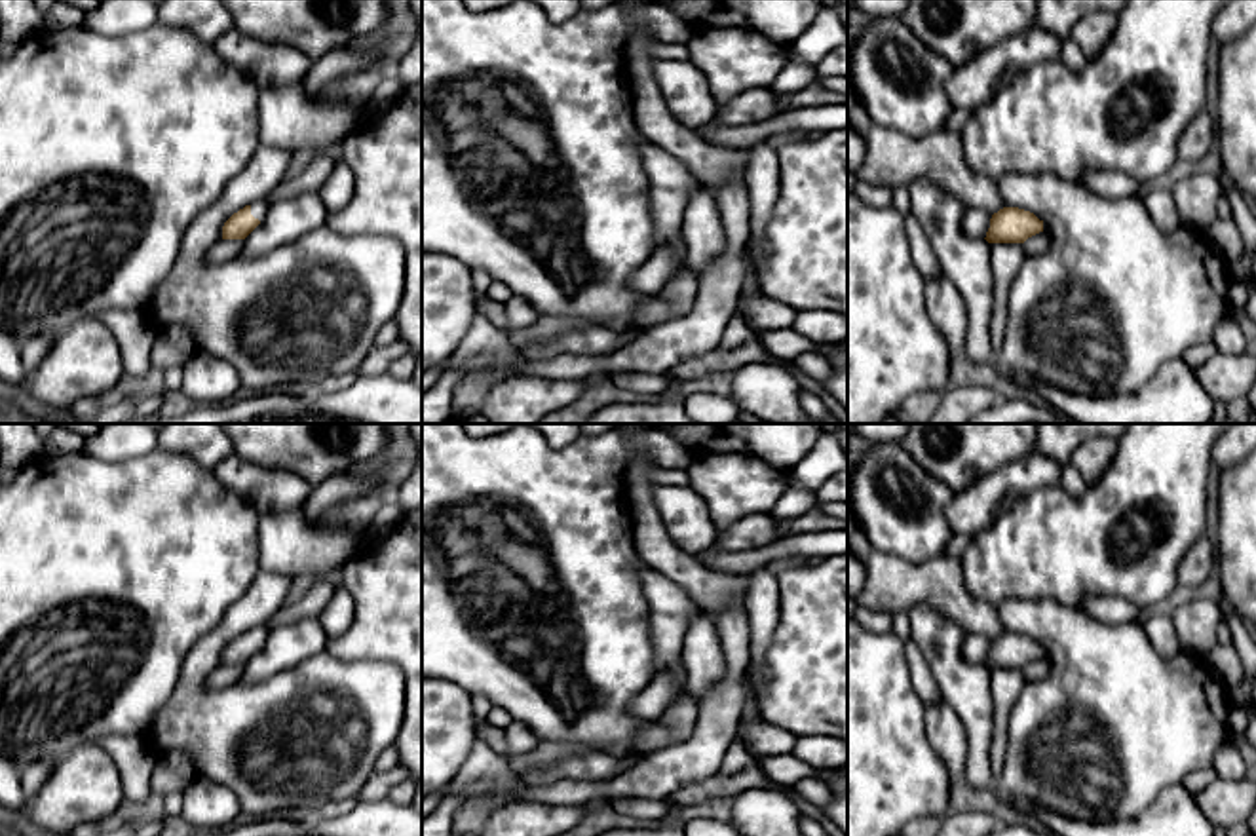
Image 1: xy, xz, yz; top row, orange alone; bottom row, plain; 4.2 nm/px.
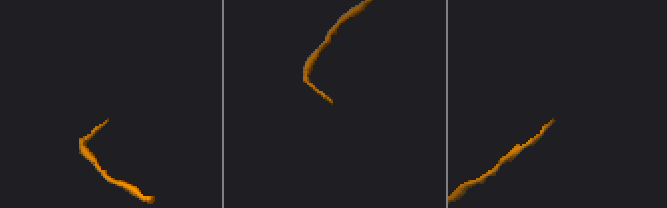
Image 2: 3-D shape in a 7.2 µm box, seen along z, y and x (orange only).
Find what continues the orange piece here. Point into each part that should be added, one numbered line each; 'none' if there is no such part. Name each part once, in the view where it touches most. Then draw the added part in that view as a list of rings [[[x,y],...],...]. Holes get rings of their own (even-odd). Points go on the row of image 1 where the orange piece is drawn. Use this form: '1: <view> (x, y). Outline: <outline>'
1: xy (259, 208). Outline: [[[266,198],[257,200],[257,201],[251,203],[251,215],[253,215],[255,218],[262,220],[262,218],[266,217],[270,205],[272,205],[272,203],[270,203]]]

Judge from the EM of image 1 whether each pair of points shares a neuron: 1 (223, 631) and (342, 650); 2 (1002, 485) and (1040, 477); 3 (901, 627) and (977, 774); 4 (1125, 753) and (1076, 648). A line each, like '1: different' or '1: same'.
1: different
2: same
3: different
4: same

